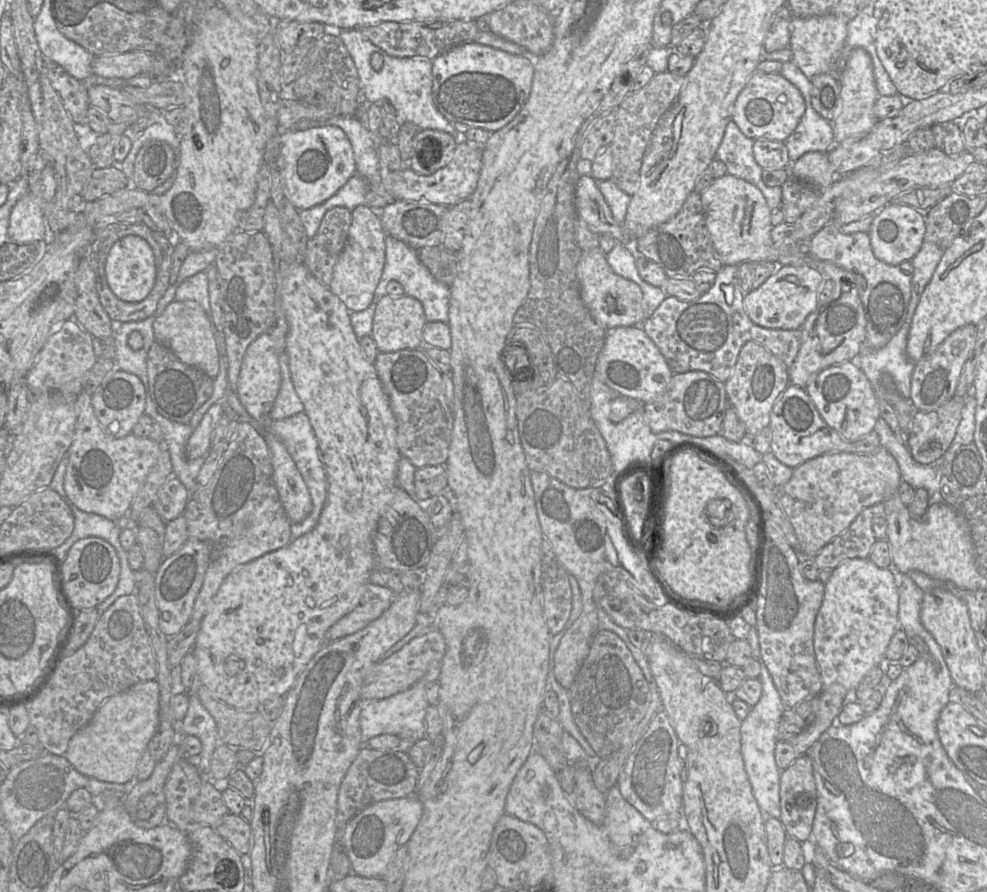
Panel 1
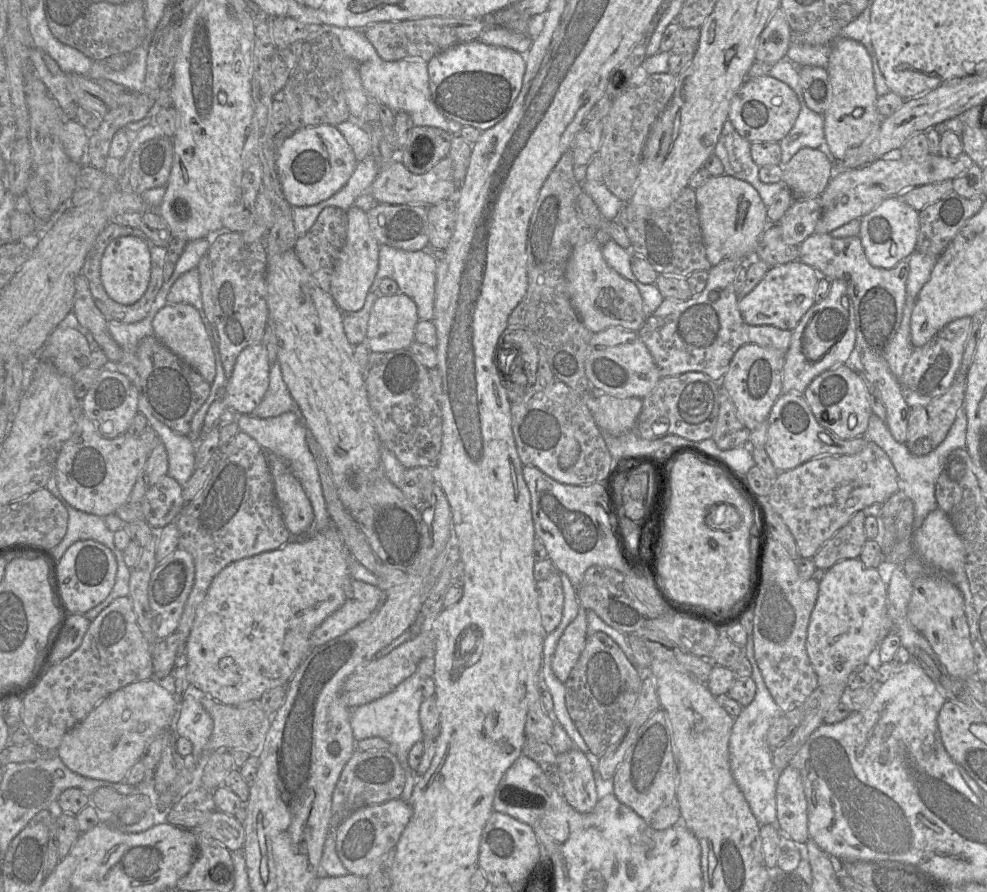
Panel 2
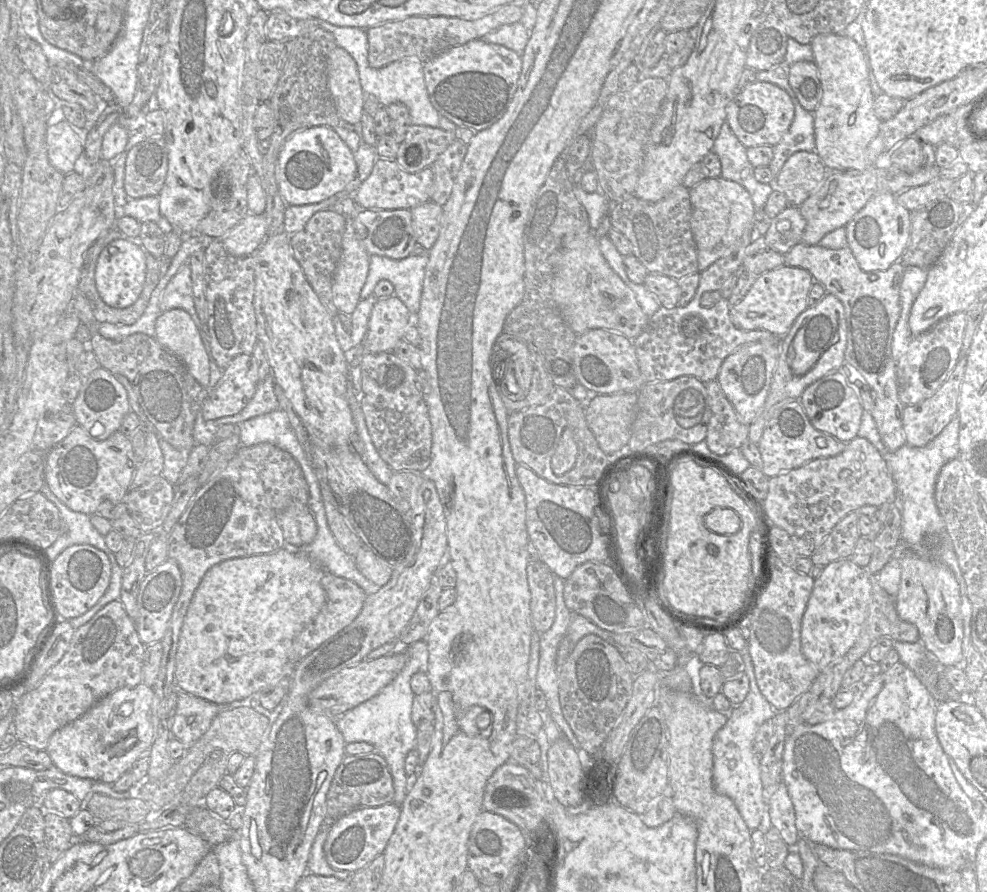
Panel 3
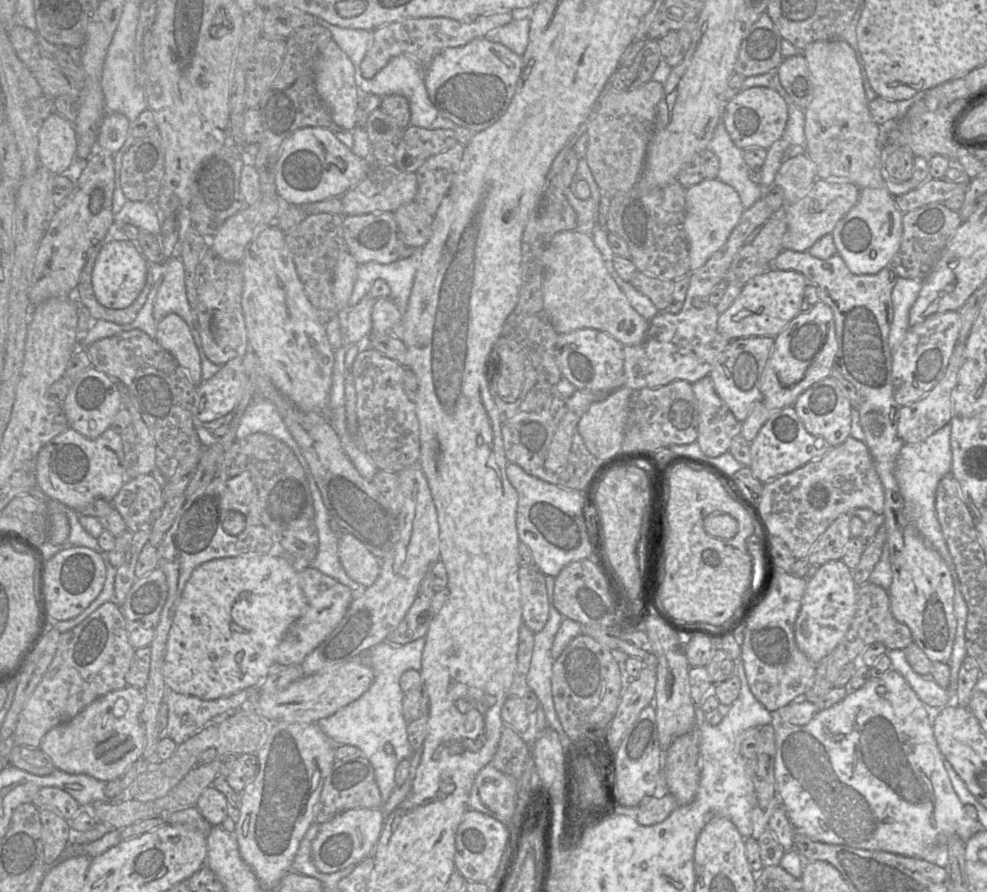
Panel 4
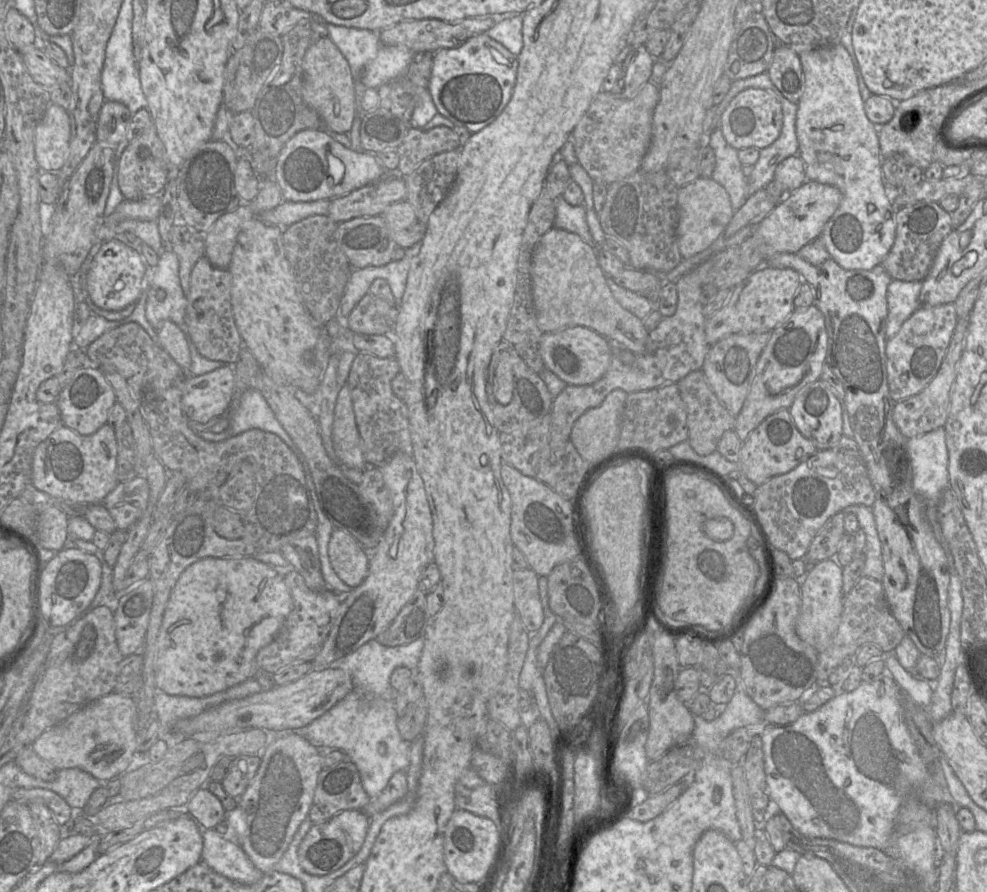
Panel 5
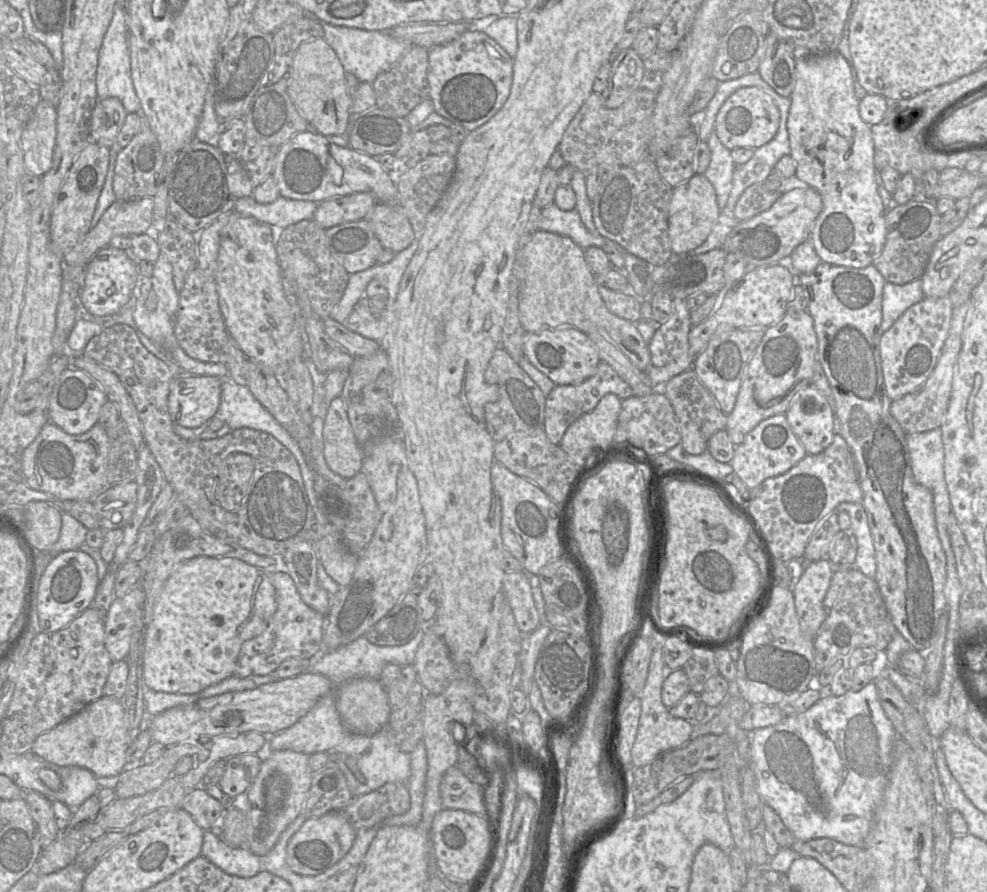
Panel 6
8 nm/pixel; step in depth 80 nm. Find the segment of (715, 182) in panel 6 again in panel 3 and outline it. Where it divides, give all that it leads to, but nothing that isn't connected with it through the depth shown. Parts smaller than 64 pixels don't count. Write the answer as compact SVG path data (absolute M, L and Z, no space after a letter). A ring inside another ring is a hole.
M728 122L722 124L712 151L719 157L721 177L743 186L756 210L762 210L775 186L762 184L755 179L755 167L748 160L747 148L735 136Z

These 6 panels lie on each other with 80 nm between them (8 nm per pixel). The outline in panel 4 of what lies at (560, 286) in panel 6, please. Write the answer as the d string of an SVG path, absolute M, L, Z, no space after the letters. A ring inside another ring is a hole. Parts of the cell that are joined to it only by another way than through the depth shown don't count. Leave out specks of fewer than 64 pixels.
M574 230L556 233L542 262L543 305L558 334L591 328L611 335L624 346L639 345L644 340L649 322L630 305L608 272L592 236Z

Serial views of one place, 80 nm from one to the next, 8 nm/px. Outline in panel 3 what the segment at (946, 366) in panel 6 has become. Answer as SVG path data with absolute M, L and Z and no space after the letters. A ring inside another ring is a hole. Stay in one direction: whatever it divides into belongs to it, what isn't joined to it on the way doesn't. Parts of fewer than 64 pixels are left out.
M962 354L954 369L938 388L938 390L925 400L906 405L903 412L903 429L906 444L913 447L923 447L932 441L957 416L960 388L964 377L967 355Z

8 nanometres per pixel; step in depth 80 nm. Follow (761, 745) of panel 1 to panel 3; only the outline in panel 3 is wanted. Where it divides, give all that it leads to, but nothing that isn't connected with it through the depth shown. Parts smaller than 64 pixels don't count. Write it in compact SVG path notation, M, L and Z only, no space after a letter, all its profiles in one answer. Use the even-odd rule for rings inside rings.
M748 649L739 652L745 665L745 674L750 683L750 690L744 701L732 708L726 724L714 738L713 781L716 790L732 799L748 828L753 831L760 825L762 815L769 811L768 802L764 797L764 787L761 780L759 756L753 750L753 741L759 727L777 714L777 710L760 692L751 656Z

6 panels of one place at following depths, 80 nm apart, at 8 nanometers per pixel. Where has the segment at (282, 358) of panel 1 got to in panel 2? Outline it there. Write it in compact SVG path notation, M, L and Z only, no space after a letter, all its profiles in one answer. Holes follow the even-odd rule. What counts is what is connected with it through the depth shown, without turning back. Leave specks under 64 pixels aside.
M278 362L270 367L269 386L261 403L250 413L257 418L276 417L296 410L296 405L283 380Z

